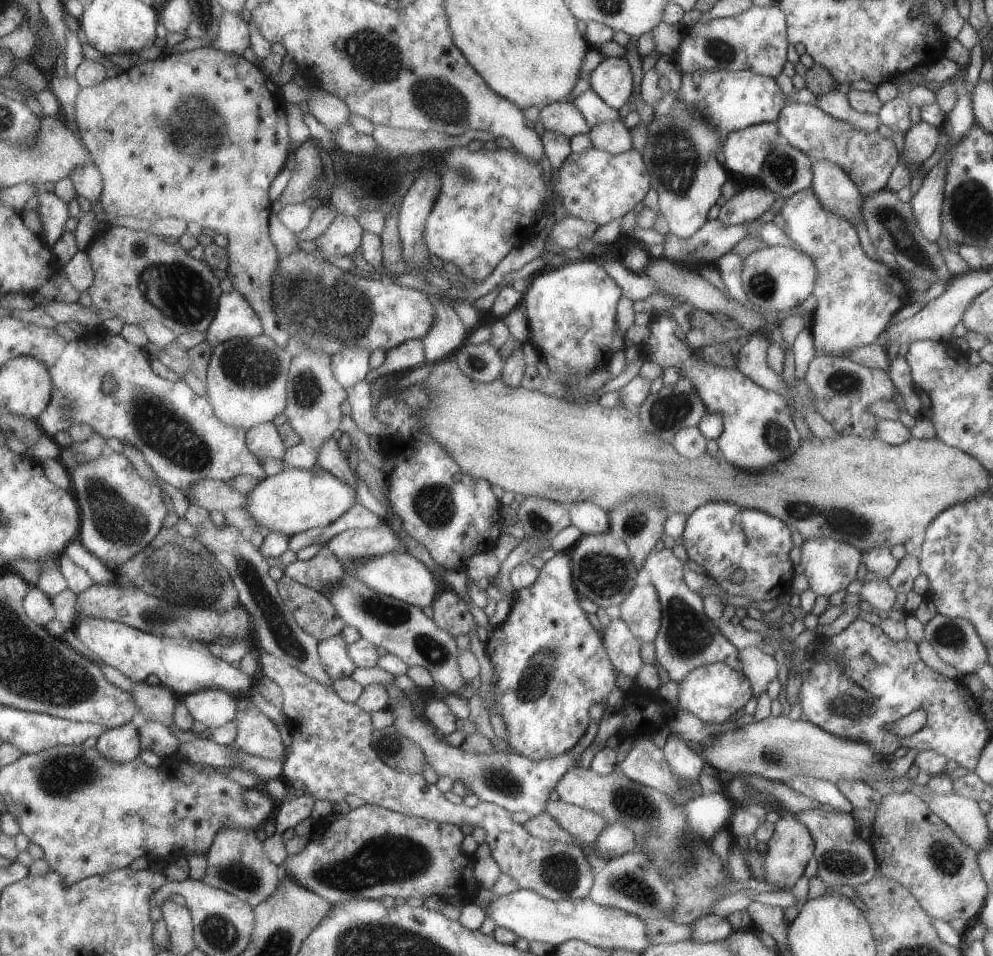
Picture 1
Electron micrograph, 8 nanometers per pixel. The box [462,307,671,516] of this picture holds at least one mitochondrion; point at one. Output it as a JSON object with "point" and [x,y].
{"point":[476,363]}

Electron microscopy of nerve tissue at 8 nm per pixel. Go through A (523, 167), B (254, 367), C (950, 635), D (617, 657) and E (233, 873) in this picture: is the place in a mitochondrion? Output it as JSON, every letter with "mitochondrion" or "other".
{"A":"other","B":"mitochondrion","C":"mitochondrion","D":"other","E":"mitochondrion"}

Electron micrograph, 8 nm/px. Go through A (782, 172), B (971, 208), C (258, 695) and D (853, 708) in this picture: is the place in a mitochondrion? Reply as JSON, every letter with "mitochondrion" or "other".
{"A":"mitochondrion","B":"mitochondrion","C":"other","D":"mitochondrion"}

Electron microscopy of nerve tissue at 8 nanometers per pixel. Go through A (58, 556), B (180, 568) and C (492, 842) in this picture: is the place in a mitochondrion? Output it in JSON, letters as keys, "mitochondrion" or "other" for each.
{"A":"other","B":"mitochondrion","C":"other"}

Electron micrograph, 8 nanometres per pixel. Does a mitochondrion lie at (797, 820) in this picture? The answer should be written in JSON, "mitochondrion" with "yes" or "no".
{"mitochondrion":"no"}

